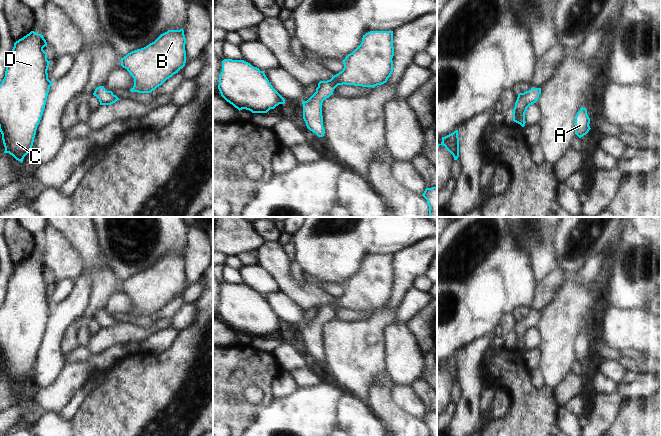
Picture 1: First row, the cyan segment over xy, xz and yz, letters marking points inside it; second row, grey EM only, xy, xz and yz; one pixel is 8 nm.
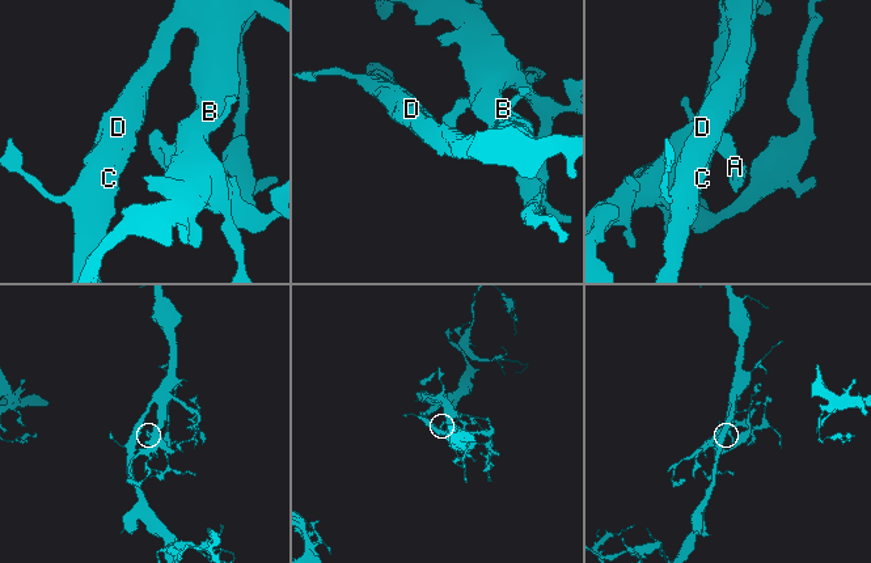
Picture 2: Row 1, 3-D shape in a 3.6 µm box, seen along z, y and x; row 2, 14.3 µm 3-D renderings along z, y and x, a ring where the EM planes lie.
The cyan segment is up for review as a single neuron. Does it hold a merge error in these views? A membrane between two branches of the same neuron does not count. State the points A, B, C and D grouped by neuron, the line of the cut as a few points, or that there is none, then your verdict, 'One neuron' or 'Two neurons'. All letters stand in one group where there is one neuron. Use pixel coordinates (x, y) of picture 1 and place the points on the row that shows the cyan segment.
Groups: A B C D. No split. One neuron

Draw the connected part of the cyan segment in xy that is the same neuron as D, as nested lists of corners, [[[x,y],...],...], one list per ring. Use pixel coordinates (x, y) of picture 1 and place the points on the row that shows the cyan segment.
[[[34,31],[16,41],[8,56],[5,77],[0,84],[0,132],[5,147],[4,153],[9,153],[21,163],[32,149],[36,130],[45,109],[49,89],[53,84],[48,79],[47,70],[50,61],[47,60],[47,53],[43,50],[45,46],[47,46],[47,42],[43,35]]]

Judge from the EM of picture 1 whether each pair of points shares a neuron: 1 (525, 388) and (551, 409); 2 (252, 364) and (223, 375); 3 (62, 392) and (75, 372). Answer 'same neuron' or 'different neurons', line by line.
1: same neuron
2: same neuron
3: same neuron

